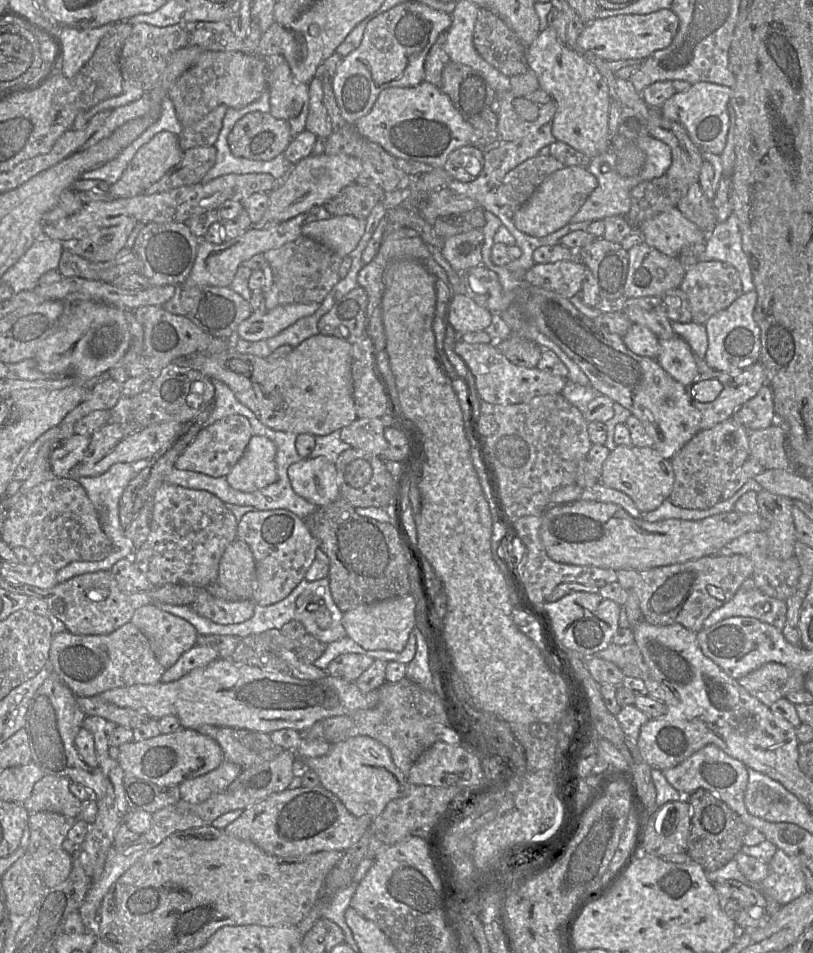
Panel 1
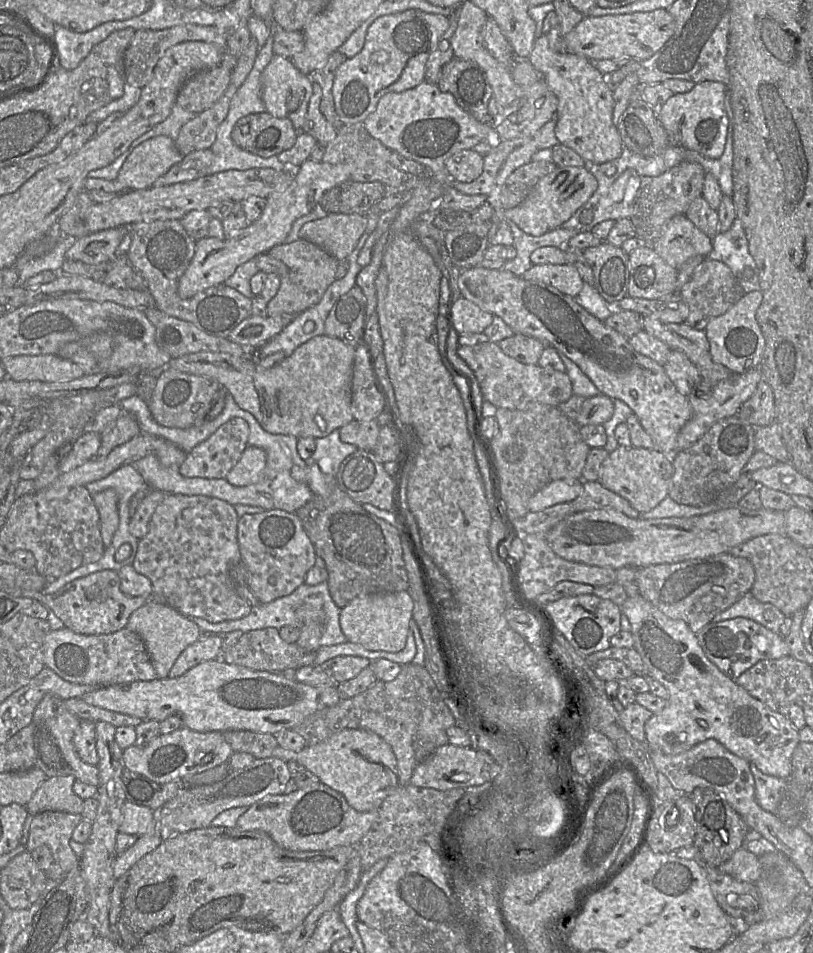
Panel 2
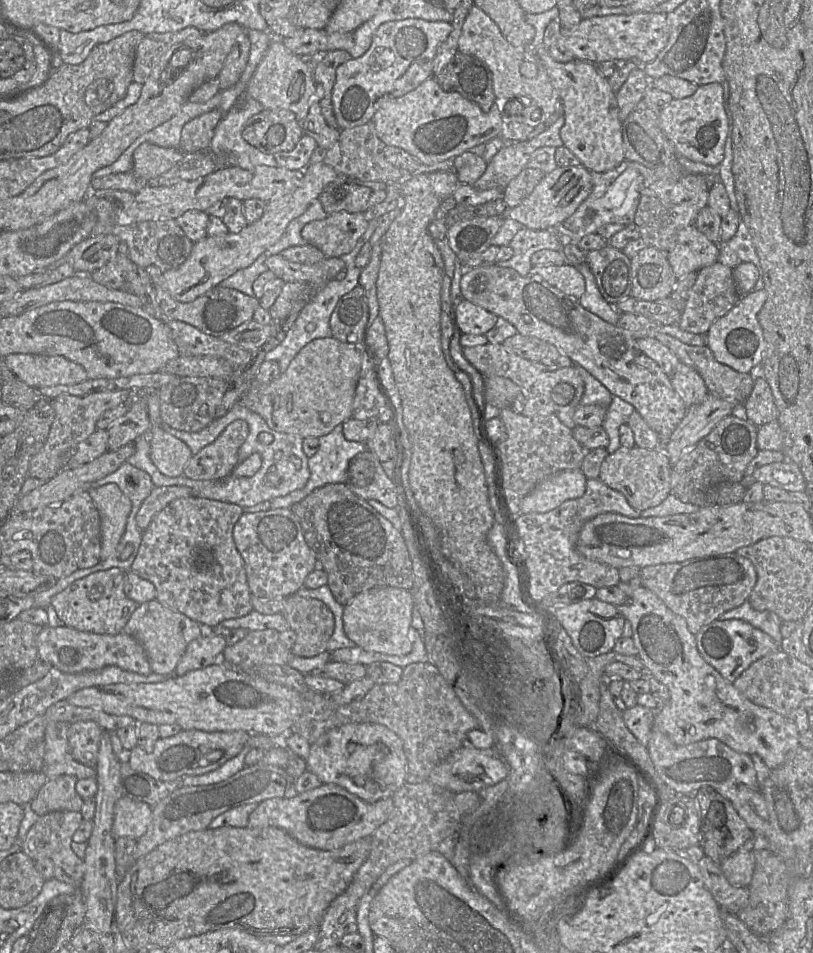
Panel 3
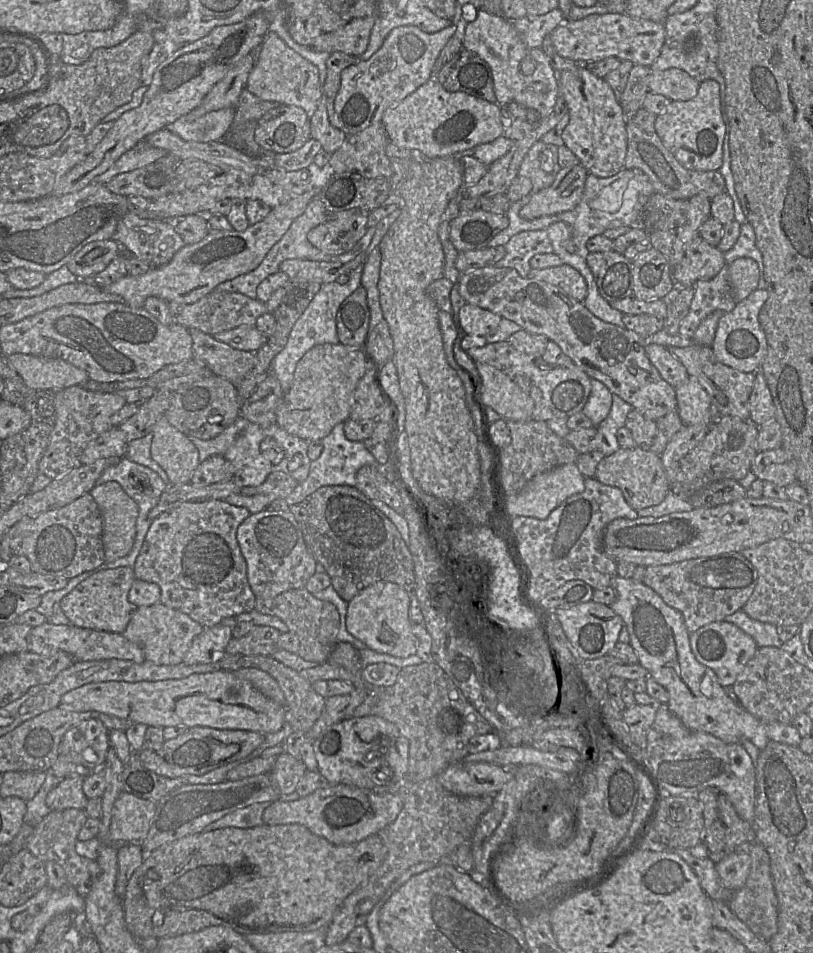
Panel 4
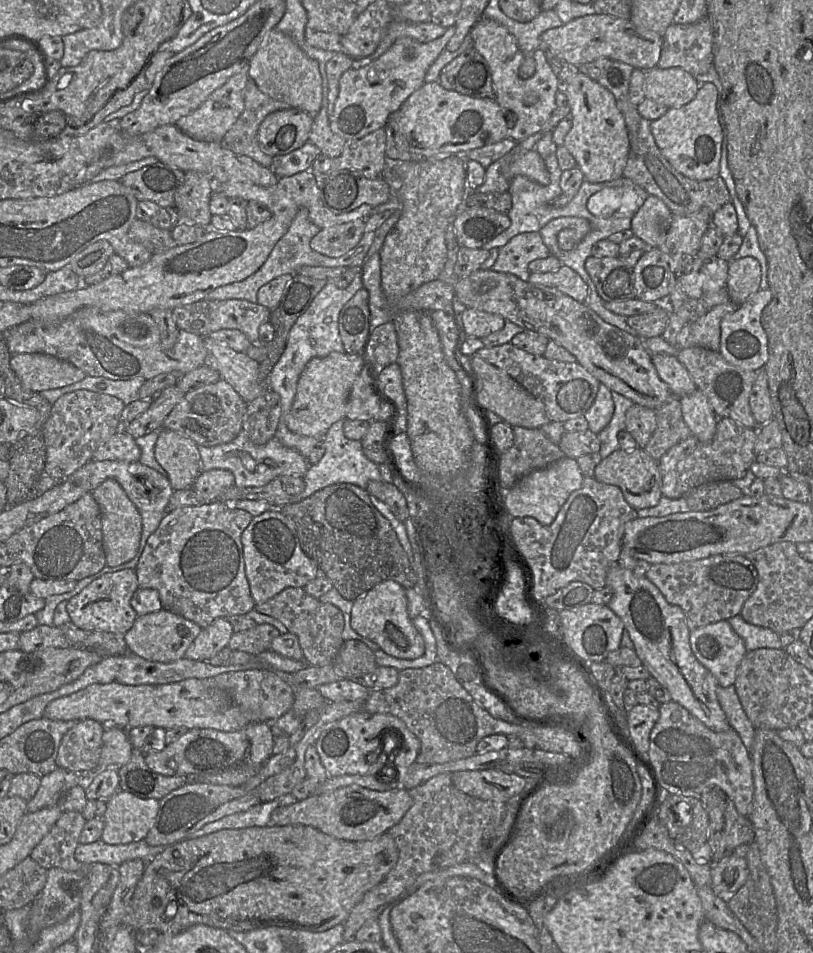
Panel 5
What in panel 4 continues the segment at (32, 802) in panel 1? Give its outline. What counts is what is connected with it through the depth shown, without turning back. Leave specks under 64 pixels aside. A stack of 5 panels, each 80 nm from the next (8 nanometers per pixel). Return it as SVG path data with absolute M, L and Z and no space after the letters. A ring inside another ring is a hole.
M69 776L61 779L46 797L46 805L50 811L84 810L89 799L83 792L84 779L82 776Z

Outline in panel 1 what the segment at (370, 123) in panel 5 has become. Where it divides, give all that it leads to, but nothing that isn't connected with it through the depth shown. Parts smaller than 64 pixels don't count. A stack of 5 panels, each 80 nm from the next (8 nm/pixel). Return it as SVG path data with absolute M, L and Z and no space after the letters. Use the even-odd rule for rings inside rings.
M407 1L369 21L361 44L343 57L333 89L341 115L348 124L368 114L380 92L390 87L413 87L424 81L424 63L439 35L452 24L452 16L417 1Z

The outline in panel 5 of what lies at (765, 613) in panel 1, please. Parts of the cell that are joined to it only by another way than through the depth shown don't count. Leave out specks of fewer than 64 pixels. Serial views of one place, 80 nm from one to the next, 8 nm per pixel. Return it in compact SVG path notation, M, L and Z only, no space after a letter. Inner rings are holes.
M740 614L727 621L741 637L748 652L760 648L782 648L780 635L769 628L750 624Z

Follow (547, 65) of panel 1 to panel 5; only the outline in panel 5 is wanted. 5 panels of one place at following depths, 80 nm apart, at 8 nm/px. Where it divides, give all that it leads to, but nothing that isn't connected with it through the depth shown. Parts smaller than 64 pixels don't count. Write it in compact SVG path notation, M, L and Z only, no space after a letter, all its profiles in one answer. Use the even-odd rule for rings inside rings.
M582 72L565 81L572 127L565 136L564 146L573 155L584 179L591 183L613 181L623 176L630 150L624 116L611 91Z

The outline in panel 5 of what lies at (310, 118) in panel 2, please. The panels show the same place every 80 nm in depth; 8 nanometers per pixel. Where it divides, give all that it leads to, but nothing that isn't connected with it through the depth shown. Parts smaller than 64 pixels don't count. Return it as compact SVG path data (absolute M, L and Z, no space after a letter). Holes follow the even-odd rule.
M328 99L322 100L320 110L313 116L309 140L320 149L321 154L333 159L341 155L346 140L332 131L327 107Z

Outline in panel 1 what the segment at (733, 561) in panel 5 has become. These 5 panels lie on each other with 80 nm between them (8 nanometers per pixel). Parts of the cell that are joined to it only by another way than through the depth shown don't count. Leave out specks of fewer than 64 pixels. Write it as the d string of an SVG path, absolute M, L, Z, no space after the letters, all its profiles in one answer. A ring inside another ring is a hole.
M720 554L704 556L683 563L655 567L640 572L640 580L632 590L637 595L642 618L653 625L681 624L692 632L704 627L705 619L717 608L729 602L742 583L753 575L752 561L743 555L722 556Z

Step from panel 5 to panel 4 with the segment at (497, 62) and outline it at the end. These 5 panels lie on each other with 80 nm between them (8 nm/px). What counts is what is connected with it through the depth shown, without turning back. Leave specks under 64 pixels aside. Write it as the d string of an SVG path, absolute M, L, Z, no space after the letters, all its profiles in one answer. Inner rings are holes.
M479 9L475 20L468 22L462 42L463 48L476 53L485 60L491 68L494 82L496 104L499 106L503 118L510 117L508 104L516 102L527 108L533 108L539 112L539 119L535 122L528 122L514 117L522 123L528 132L523 138L538 128L544 119L553 110L559 96L559 86L556 78L556 71L550 64L542 48L530 49L530 56L535 61L536 70L530 76L520 72L520 63L528 55L529 49L523 41L520 33L503 15L489 13L485 9Z

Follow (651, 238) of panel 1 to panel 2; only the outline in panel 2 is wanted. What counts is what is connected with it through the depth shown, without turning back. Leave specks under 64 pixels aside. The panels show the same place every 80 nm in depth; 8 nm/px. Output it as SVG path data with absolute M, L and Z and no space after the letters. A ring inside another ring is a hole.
M676 215L663 226L657 240L648 244L666 263L678 269L693 256L707 257L712 250L712 237L698 229L686 215Z

